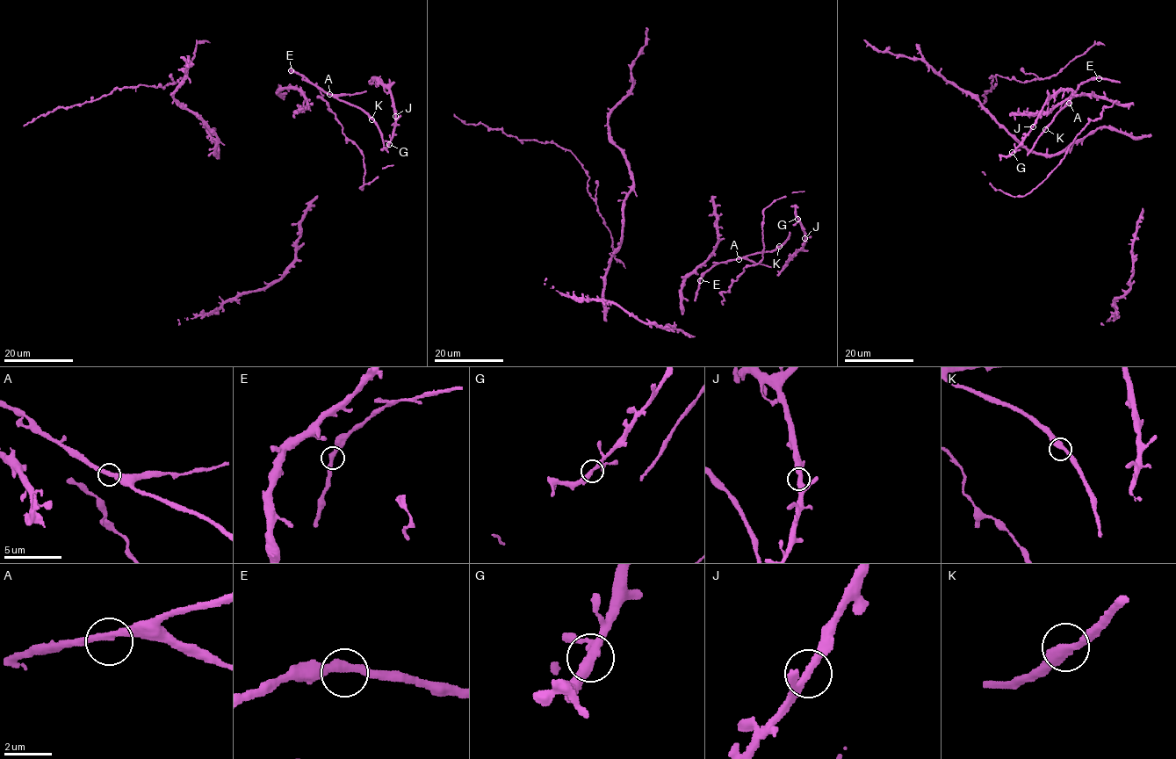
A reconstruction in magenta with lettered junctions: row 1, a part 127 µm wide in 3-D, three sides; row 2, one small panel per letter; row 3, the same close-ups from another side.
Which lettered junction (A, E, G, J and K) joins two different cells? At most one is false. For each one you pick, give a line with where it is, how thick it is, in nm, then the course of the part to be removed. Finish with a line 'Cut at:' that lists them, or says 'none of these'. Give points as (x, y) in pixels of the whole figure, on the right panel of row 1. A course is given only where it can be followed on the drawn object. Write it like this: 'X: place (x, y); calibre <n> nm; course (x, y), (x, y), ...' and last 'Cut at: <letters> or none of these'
Cut at: none of these

